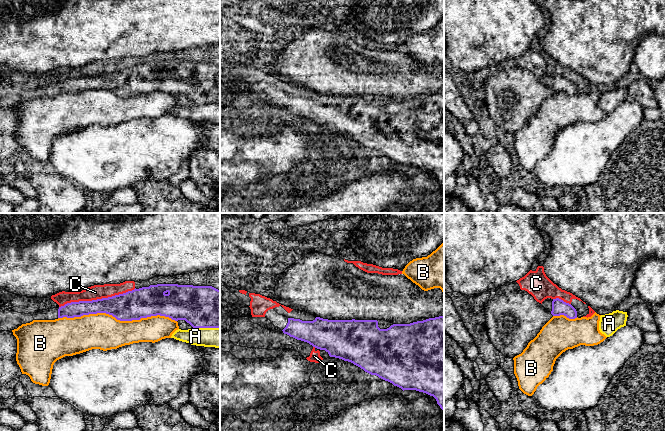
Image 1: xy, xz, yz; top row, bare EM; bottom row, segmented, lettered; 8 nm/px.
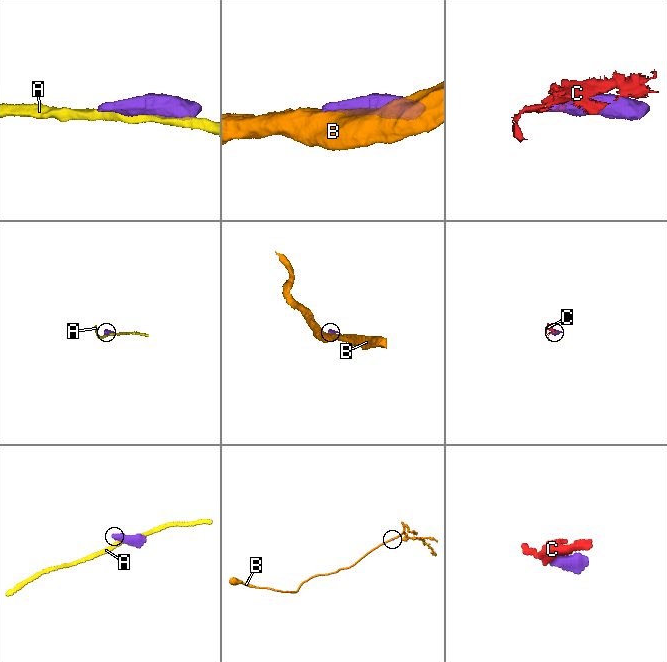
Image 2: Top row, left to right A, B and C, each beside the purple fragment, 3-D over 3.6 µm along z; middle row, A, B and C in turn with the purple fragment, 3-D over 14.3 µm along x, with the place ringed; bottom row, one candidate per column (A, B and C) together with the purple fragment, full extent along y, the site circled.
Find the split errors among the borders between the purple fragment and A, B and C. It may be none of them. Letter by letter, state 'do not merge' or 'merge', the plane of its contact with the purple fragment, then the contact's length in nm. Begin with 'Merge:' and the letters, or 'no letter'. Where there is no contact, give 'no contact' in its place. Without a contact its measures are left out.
Merge: C
A: do not merge | xy | 220 nm
B: do not merge | xy | 950 nm
C: merge | xy | 650 nm

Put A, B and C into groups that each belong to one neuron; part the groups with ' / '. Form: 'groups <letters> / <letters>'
groups A / B / C

